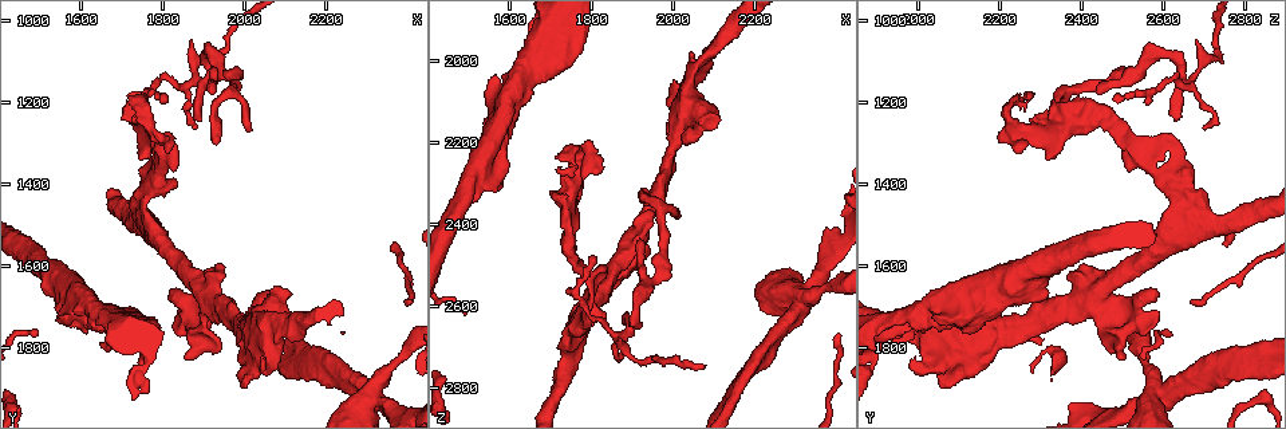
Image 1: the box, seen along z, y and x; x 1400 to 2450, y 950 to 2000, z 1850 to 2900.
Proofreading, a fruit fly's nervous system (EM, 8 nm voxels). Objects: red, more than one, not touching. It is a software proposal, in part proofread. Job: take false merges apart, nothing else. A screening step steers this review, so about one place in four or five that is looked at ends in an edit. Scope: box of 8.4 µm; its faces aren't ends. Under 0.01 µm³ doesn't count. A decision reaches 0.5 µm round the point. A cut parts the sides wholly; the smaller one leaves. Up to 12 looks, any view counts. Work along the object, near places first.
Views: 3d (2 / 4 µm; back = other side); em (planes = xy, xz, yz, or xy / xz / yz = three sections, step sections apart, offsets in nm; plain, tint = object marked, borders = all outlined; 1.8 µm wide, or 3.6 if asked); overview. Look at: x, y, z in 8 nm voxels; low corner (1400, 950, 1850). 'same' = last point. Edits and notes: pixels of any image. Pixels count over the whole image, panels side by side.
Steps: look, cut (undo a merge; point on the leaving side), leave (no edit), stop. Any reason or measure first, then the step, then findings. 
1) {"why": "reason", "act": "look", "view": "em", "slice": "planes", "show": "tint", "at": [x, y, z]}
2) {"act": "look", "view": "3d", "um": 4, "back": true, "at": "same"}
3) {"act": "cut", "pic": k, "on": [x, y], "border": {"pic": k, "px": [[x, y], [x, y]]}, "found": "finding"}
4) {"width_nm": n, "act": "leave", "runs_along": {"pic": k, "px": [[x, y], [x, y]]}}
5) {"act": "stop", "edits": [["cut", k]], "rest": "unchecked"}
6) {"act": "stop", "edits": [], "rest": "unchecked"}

{"why": "looks like a crossing", "act": "look", "view": "em", "um": 3.6, "slice": "planes", "show": "borders", "at": [1555, 1655, 2215]}

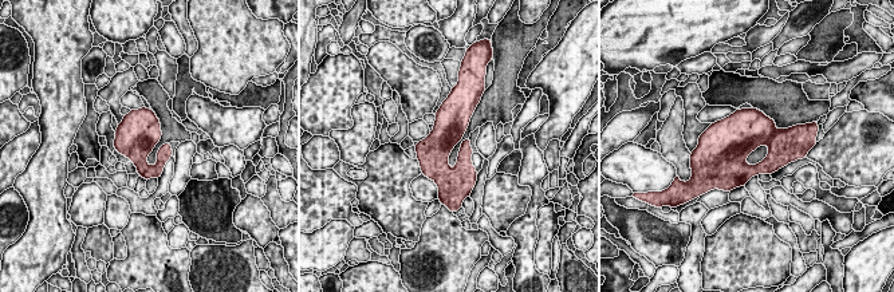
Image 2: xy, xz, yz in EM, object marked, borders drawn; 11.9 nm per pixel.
{"act": "leave", "found": "continuous, no second neuron"}

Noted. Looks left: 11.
{"why": "closes a loop", "act": "look", "view": "em", "slice": "planes", "show": "tint", "at": [1765, 1265, 2270]}

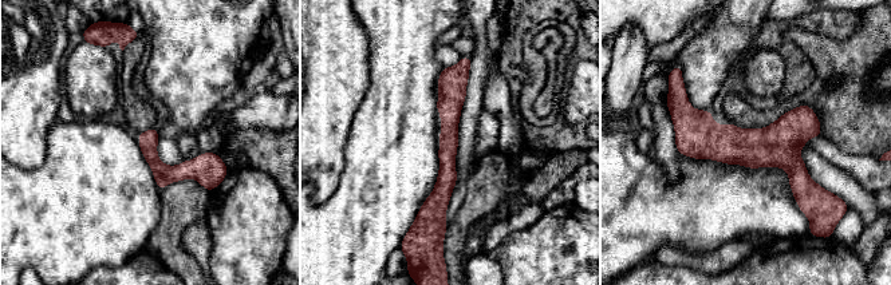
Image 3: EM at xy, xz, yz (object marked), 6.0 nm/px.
{"width_nm": 110, "act": "leave", "runs_along": {"pic": 3, "px": [[465, 63], [452, 82], [436, 221]]}, "found": "all the same neuron"}

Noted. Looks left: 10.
{"why": "sharp bend", "act": "look", "view": "em", "slice": "xz", "step": 16, "show": "tint", "at": [1890, 1770, 2490]}

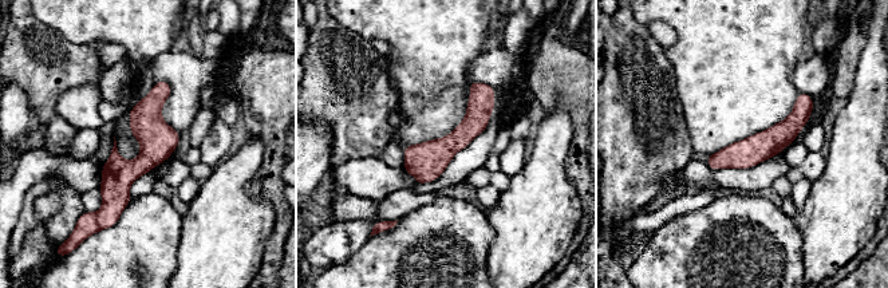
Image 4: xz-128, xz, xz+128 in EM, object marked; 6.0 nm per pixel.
{"act": "look", "view": "em", "slice": "planes", "show": "tint", "at": "same"}

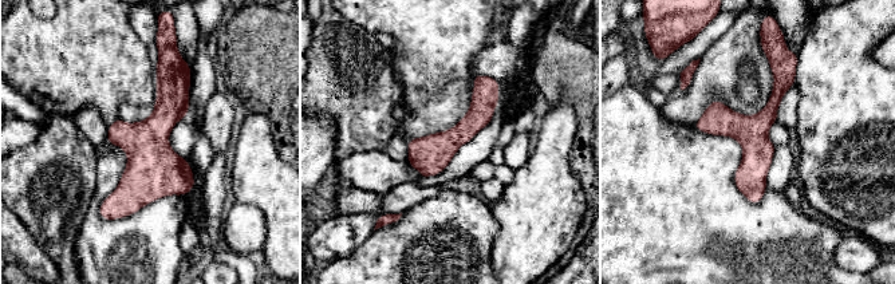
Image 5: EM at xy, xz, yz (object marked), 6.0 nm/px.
{"act": "leave", "runs_along": {"pic": 5, "px": [[165, 62], [149, 176], [117, 213]]}, "found": "all the same neuron"}

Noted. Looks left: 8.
{"why": "touches itself", "act": "look", "view": "em", "slice": "xz", "step": 8, "show": "plain", "at": [2060, 1845, 2025]}

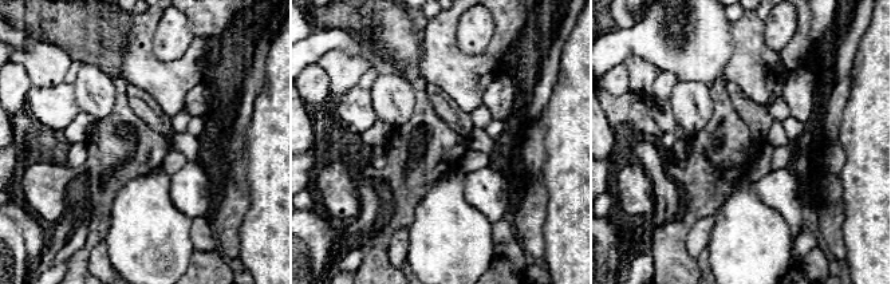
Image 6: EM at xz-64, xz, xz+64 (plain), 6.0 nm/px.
{"why": "with the object marked", "act": "look", "view": "em", "slice": "xz", "step": 8, "show": "tint", "at": "same"}

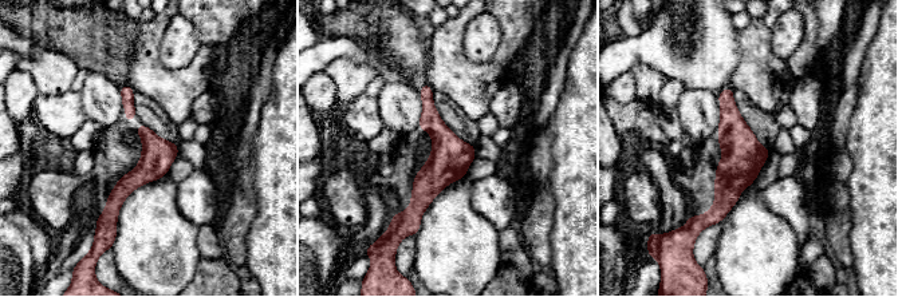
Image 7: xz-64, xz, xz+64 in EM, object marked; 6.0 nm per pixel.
{"act": "leave", "runs_along": {"pic": 7, "px": [[426, 88], [440, 170], [406, 216]]}, "found": "continuous, no second neuron"}

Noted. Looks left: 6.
{"why": "closes a loop", "act": "look", "view": "3d", "um": 2, "at": [1650, 1715, 2015]}

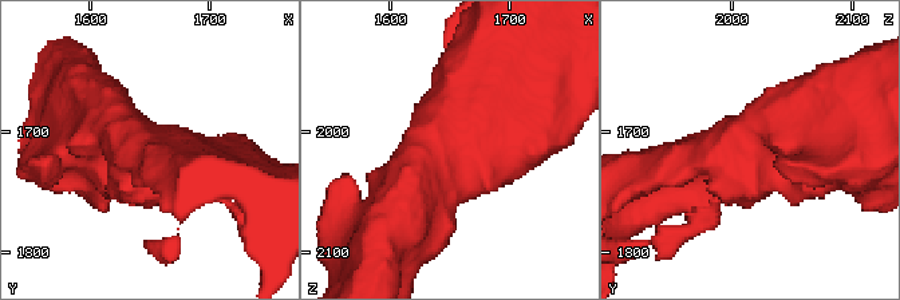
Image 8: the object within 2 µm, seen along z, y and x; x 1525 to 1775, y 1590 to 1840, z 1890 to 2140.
{"why": "now the EM", "act": "look", "view": "em", "slice": "planes", "show": "tint", "at": [1642, 1716, 2018]}

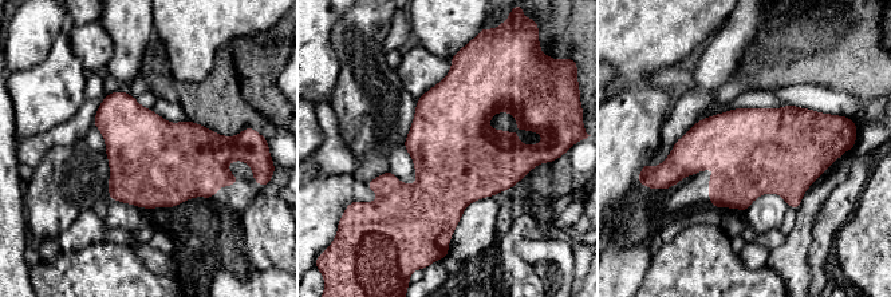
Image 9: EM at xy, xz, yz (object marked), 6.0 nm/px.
{"width_nm": 550, "act": "leave", "found": "one neuron here"}

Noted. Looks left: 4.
{"act": "stop", "edits": [], "rest": "unchecked"}

